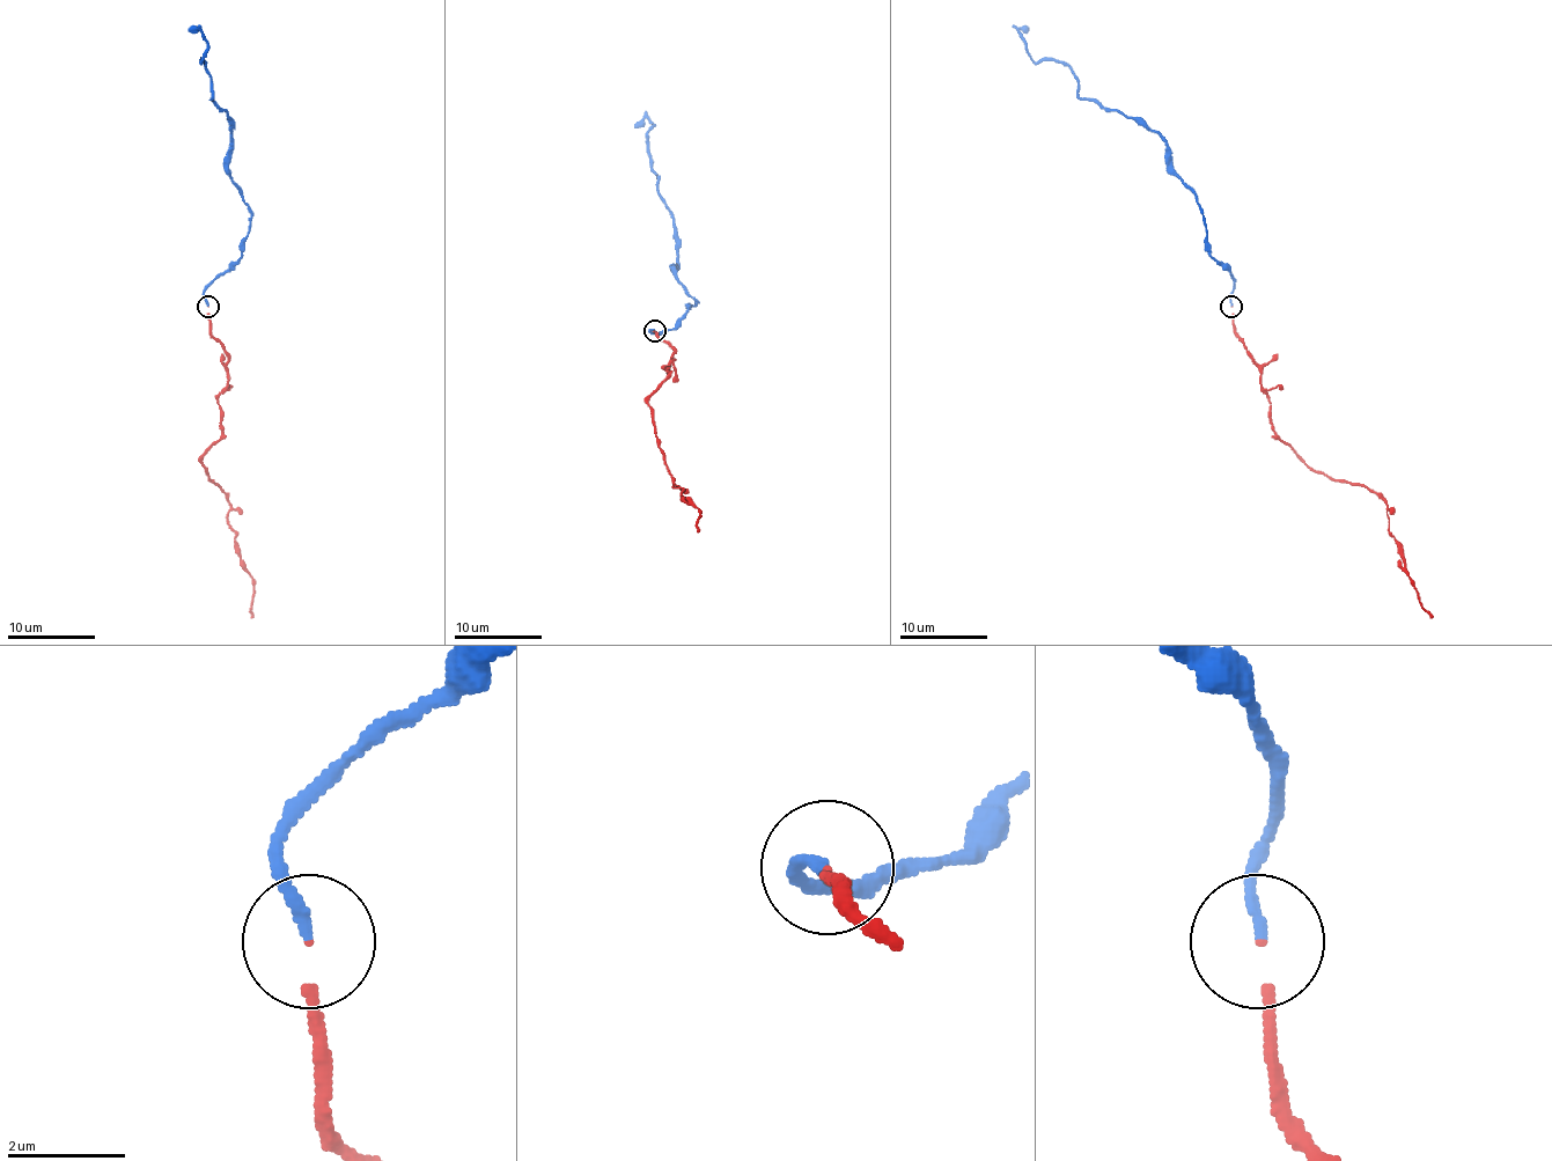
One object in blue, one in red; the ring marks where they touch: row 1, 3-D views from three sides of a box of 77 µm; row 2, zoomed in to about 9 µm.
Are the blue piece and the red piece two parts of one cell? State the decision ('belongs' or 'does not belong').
belongs

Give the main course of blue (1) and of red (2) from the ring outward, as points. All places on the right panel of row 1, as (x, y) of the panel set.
1: (1231, 307), (1231, 274), (1210, 255), (1168, 145), (1082, 98), (1067, 66), (1035, 61), (1028, 27)
2: (1231, 307), (1234, 333), (1260, 373), (1273, 432), (1313, 469), (1366, 485), (1385, 502), (1400, 567), (1431, 618)

